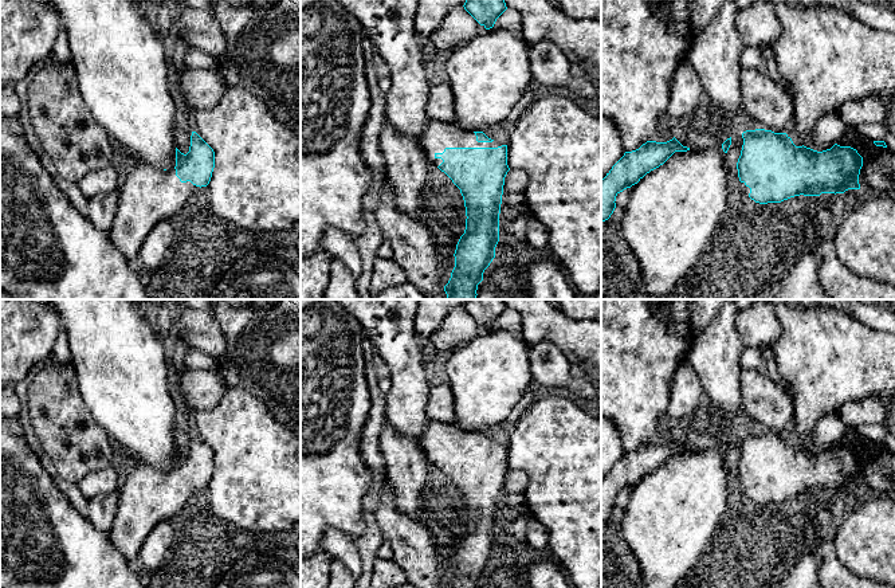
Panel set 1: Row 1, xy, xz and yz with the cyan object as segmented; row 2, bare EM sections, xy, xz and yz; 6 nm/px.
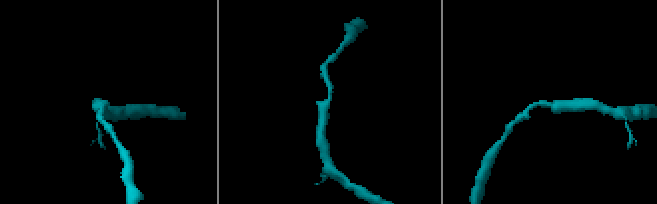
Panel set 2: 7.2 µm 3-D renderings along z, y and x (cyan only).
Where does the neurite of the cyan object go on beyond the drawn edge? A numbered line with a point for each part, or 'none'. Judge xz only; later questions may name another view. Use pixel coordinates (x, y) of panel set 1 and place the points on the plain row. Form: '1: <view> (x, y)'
1: xz (436, 436)

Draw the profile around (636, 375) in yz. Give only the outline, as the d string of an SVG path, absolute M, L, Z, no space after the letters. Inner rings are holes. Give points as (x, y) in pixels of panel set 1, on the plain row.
M601 299L601 416L611 420L621 435L624 452L639 450L649 442L663 422L663 413L670 401L671 380L678 366L687 360L694 334L688 325L688 306L691 299ZM666 302L670 306L670 324L664 324L653 314L653 307Z

